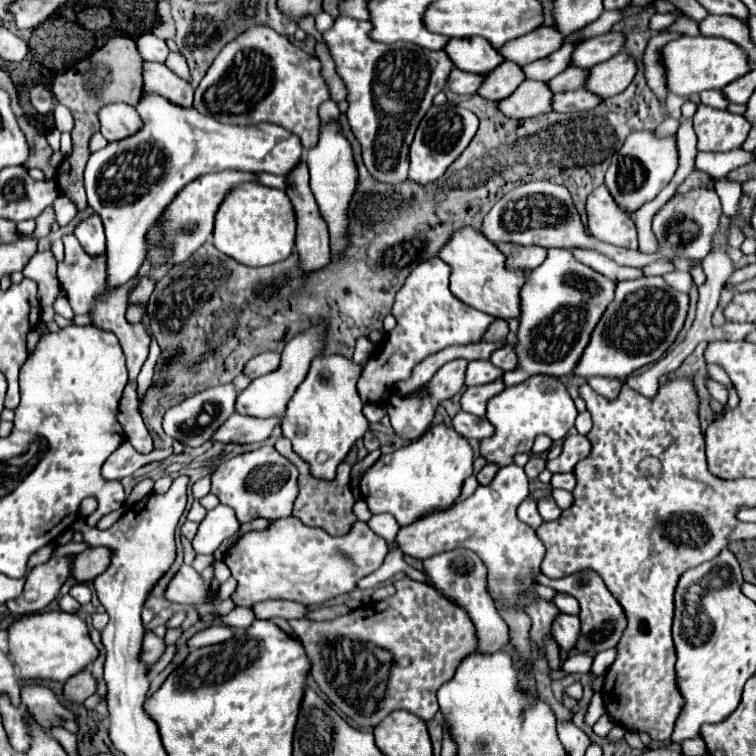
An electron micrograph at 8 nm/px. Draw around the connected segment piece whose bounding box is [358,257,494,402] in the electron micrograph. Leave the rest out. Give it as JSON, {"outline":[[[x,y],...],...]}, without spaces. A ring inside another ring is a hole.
{"outline":[[[438,257],[419,263],[406,284],[396,294],[392,314],[398,320],[398,326],[388,332],[384,350],[366,364],[360,380],[358,392],[364,402],[388,402],[396,382],[410,378],[412,368],[422,362],[426,356],[440,352],[452,344],[470,344],[478,342],[486,328],[494,322],[492,316],[470,308],[449,290],[451,268]]]}

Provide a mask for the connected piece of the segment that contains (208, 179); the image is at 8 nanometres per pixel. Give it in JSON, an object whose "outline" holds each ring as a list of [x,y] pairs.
{"outline":[[[228,170],[228,172],[216,172],[212,176],[200,176],[196,178],[192,184],[188,184],[184,188],[184,192],[180,192],[172,204],[168,206],[168,210],[164,212],[164,216],[160,218],[160,222],[156,222],[156,226],[152,226],[152,230],[148,232],[148,244],[150,242],[158,242],[158,244],[166,244],[172,240],[174,244],[174,256],[172,256],[172,264],[182,264],[184,260],[188,260],[188,256],[192,256],[192,252],[196,252],[204,242],[208,242],[212,238],[212,230],[214,230],[214,216],[224,200],[224,196],[236,188],[242,182],[256,182],[256,174],[250,172],[238,172],[238,170]]]}

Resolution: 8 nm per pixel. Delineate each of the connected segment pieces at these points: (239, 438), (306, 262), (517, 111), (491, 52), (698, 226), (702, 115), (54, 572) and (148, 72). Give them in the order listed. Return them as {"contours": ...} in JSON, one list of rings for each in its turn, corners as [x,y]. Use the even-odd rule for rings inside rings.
{"contours":[[[[238,412],[232,414],[214,434],[214,442],[224,442],[224,444],[260,444],[264,442],[274,426],[282,422],[282,416],[272,416],[272,418],[254,418],[254,416],[240,416]]],[[[302,164],[300,168],[296,168],[292,174],[288,174],[288,190],[286,194],[292,200],[292,206],[296,210],[296,220],[298,220],[298,228],[296,228],[296,254],[300,258],[300,272],[318,272],[320,268],[326,268],[326,264],[330,264],[330,248],[328,248],[328,228],[326,222],[318,210],[318,204],[314,200],[314,194],[308,186],[308,168],[306,164]]],[[[526,80],[510,98],[500,102],[500,110],[512,118],[532,118],[552,112],[552,96],[546,82]]],[[[480,36],[452,38],[444,50],[448,52],[456,68],[474,74],[488,74],[504,62],[500,52]]],[[[698,188],[686,194],[674,196],[668,200],[652,220],[652,232],[658,240],[658,254],[662,254],[668,262],[678,258],[688,262],[700,262],[712,250],[712,238],[718,228],[718,218],[722,216],[720,198],[714,190]]],[[[698,106],[693,127],[697,136],[697,150],[701,152],[728,152],[742,146],[748,136],[750,124],[744,116],[730,114],[728,110]]],[[[74,554],[58,556],[30,570],[20,598],[10,600],[6,606],[14,616],[26,616],[44,610],[60,592],[66,578],[72,574]]],[[[154,62],[144,64],[144,92],[164,96],[168,102],[182,108],[190,108],[194,96],[194,90],[186,80],[178,78],[166,64]]]]}

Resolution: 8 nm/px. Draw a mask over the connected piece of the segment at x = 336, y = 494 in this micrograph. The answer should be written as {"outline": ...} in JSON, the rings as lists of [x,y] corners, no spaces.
{"outline":[[[278,440],[276,446],[274,446],[282,456],[286,456],[296,468],[298,468],[298,498],[294,502],[294,512],[292,516],[296,516],[298,520],[302,520],[304,524],[308,526],[318,526],[318,528],[324,528],[328,530],[328,534],[332,536],[344,536],[350,532],[352,524],[358,520],[352,512],[352,506],[354,506],[354,496],[352,496],[352,490],[350,490],[350,470],[354,466],[354,454],[348,458],[348,462],[344,462],[340,468],[338,468],[338,476],[336,480],[332,482],[326,482],[326,480],[318,480],[318,478],[312,478],[310,470],[308,470],[308,464],[292,450],[292,444],[290,440]]]}

